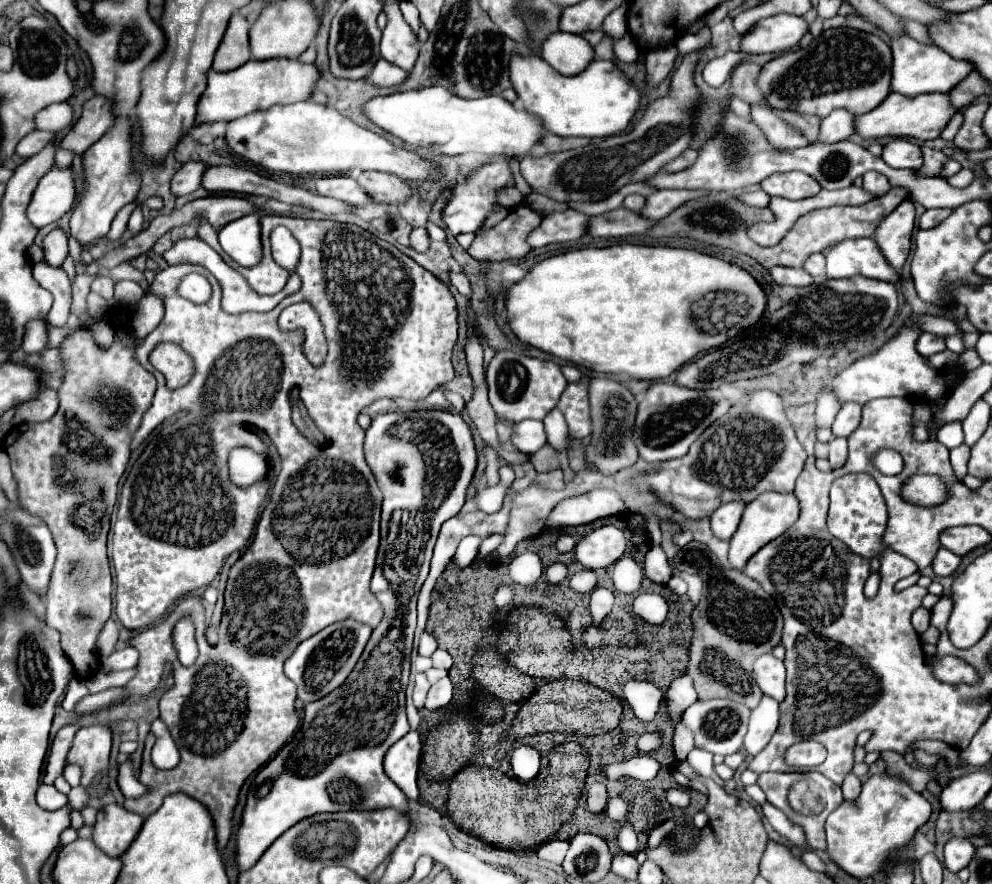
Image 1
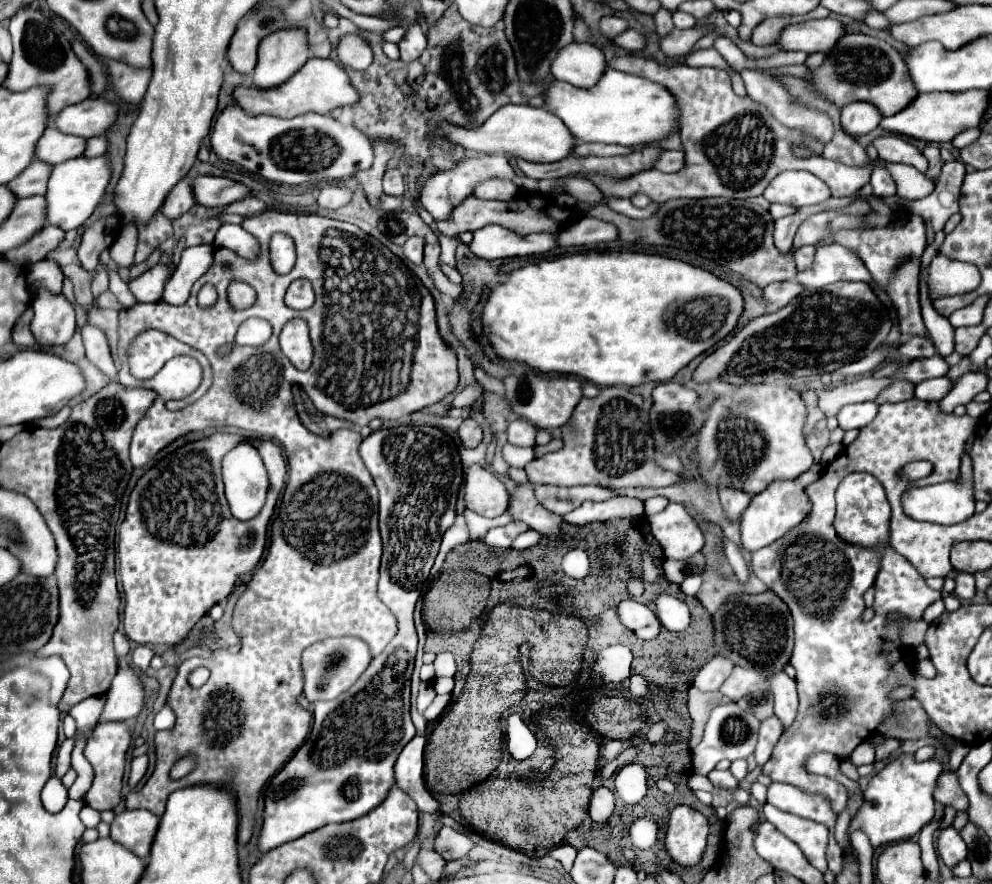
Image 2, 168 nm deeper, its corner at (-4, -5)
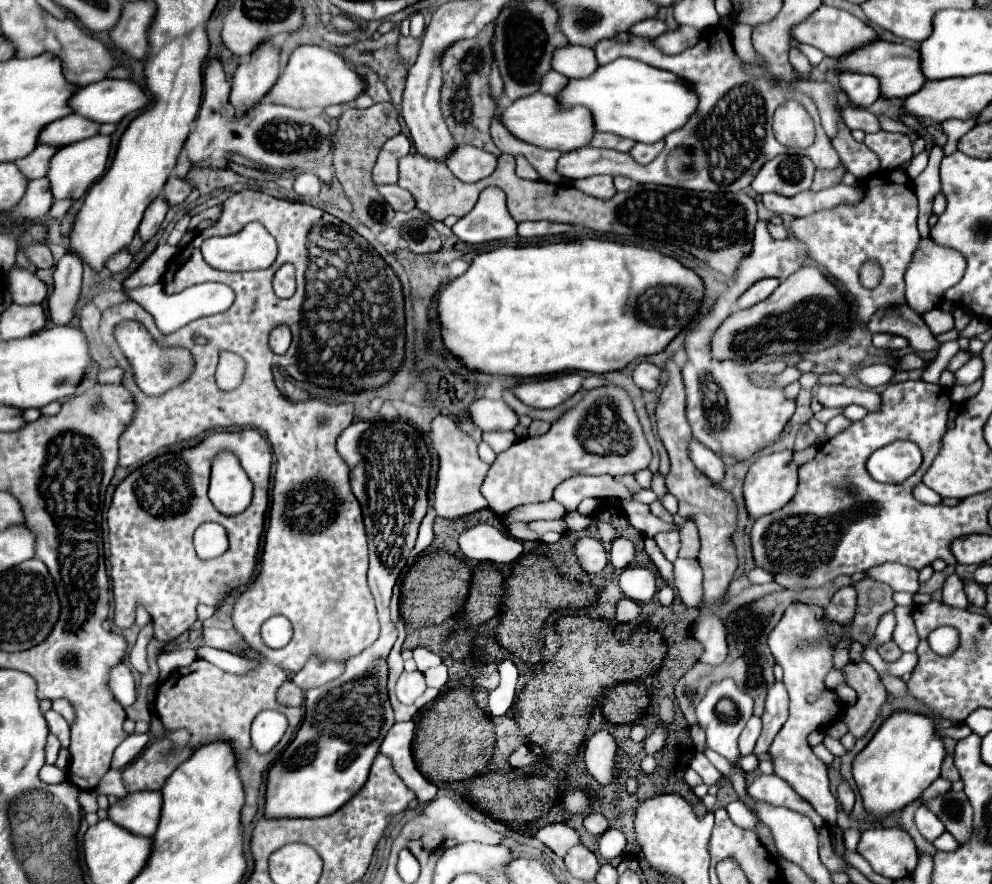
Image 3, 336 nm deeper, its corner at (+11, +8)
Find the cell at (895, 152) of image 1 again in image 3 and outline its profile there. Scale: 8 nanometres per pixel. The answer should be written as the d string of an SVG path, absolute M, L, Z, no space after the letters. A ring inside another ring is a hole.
M845 106L841 110L841 116L843 116L843 122L847 124L849 130L863 130L865 134L881 130L879 124L877 124L877 118L869 110L865 110L865 108Z

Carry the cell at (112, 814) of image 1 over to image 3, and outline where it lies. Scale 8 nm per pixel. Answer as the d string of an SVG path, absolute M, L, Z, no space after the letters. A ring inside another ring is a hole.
M133 792L113 806L109 818L137 836L153 836L161 818L161 792Z

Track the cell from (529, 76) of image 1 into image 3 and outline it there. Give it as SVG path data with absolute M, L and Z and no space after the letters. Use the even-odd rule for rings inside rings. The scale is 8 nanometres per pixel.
M617 58L611 64L599 66L589 78L569 80L557 98L565 108L575 104L589 108L599 132L613 132L635 142L663 140L669 132L683 128L697 110L697 92L693 92L691 84L685 84L685 80L679 80L679 76L667 70L647 66L633 58Z

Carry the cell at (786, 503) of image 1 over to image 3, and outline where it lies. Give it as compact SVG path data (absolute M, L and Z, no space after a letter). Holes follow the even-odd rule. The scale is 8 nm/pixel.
M781 450L781 452L771 452L765 456L759 456L749 466L745 486L743 486L749 516L759 518L759 516L765 516L769 512L783 508L797 492L797 482L799 482L797 480L797 468L799 466L793 460L793 450Z

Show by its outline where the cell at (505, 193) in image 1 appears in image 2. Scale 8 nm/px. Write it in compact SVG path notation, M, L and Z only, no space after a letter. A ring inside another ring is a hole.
M488 179L476 185L474 189L474 195L478 199L496 199L496 201L512 201L516 193L518 193L518 187L512 181L504 181L504 179Z

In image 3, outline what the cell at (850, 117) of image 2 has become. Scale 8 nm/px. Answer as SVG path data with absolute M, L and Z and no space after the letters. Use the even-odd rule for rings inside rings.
M843 72L839 76L839 86L843 92L847 92L849 100L853 106L871 106L879 96L879 80L869 74L859 74L859 72Z

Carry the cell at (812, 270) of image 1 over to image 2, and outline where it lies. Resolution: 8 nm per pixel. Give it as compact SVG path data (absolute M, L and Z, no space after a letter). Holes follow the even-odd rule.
M806 245L802 249L796 251L796 265L798 265L798 271L804 271L804 269L810 269L812 267L812 261L814 261L814 253L816 253L816 247L812 245Z

